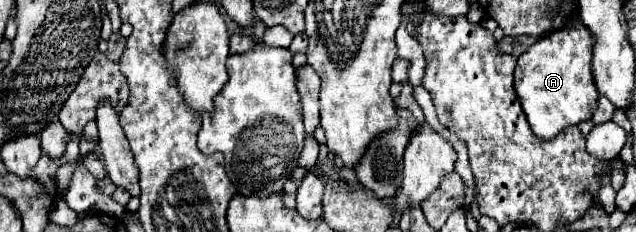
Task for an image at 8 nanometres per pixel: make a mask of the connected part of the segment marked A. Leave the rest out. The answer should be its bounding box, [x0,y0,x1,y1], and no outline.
[515,22,597,140]

